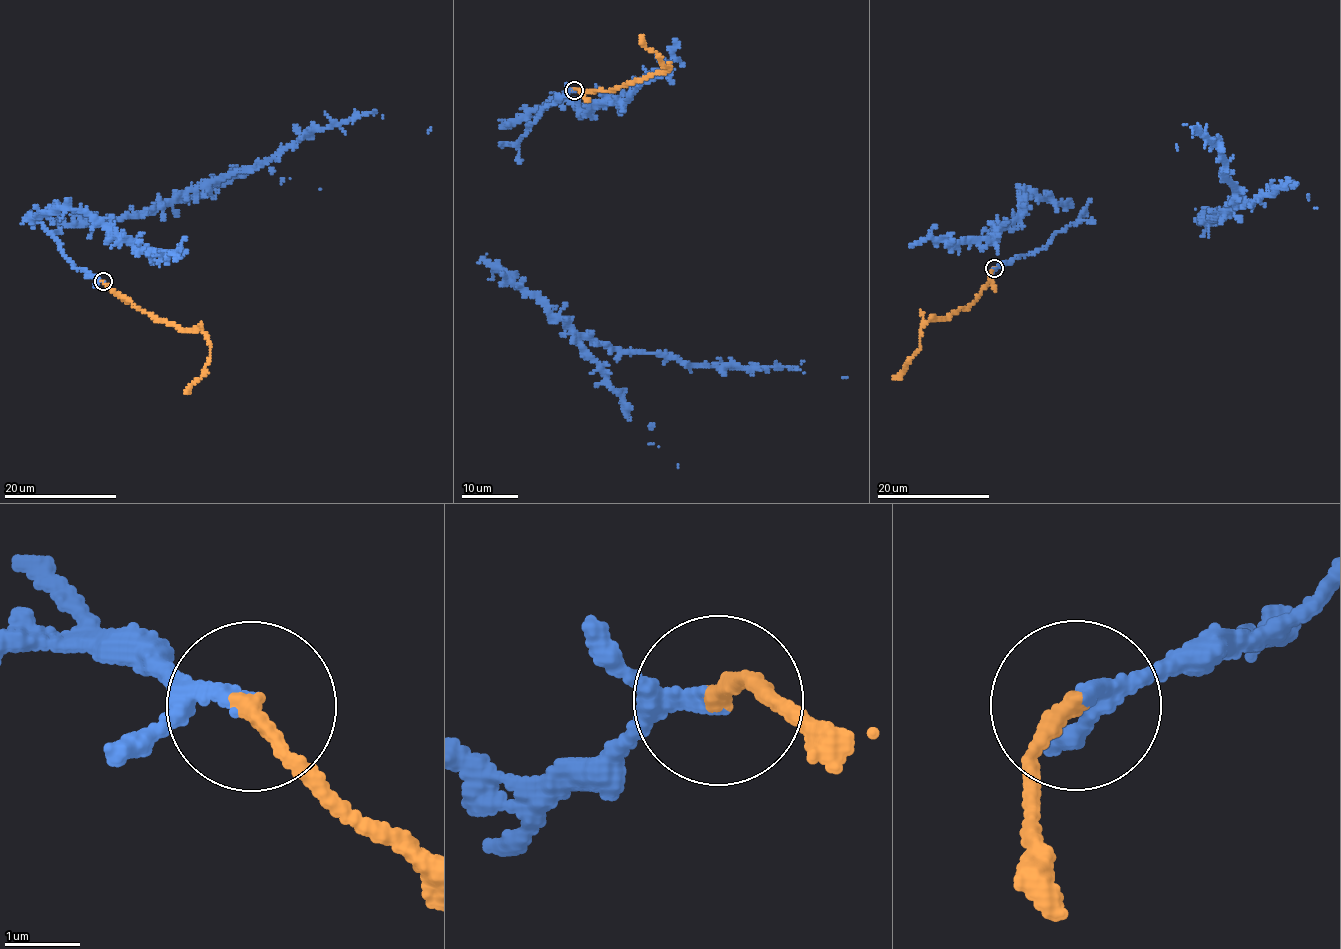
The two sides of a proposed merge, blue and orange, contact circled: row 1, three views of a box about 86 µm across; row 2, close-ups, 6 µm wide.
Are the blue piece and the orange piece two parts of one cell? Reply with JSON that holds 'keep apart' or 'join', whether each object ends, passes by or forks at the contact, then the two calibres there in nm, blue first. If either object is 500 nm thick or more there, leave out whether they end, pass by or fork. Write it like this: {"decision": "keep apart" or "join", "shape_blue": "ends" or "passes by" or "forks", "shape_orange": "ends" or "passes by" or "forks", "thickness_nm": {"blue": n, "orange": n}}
{"decision": "join", "shape_blue": "passes by", "shape_orange": "ends", "thickness_nm": {"blue": 150, "orange": 240}}

